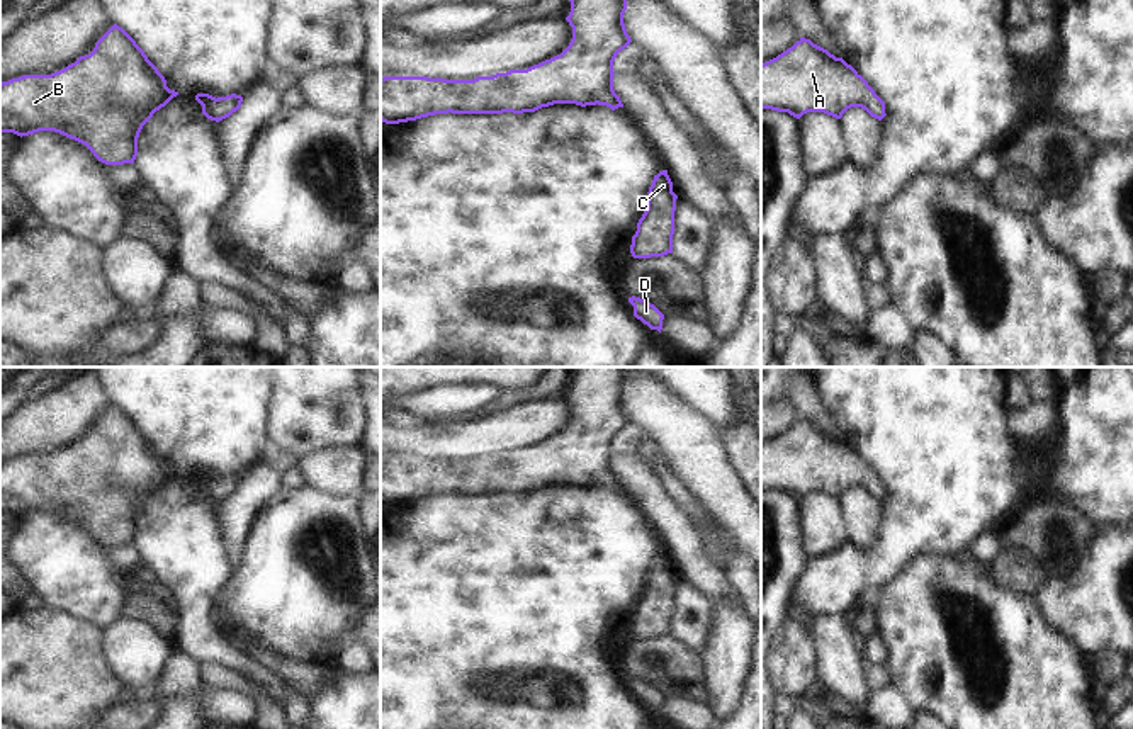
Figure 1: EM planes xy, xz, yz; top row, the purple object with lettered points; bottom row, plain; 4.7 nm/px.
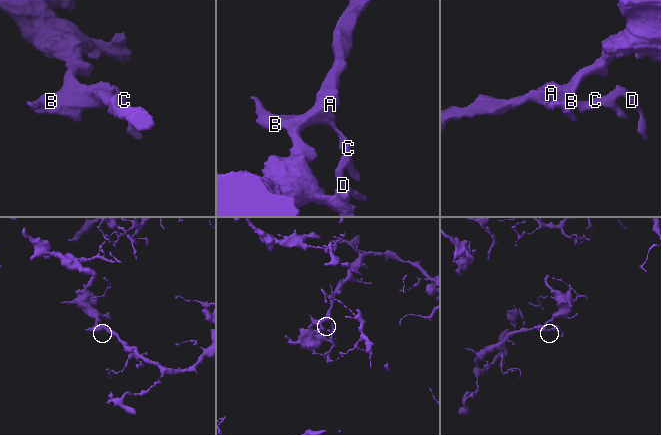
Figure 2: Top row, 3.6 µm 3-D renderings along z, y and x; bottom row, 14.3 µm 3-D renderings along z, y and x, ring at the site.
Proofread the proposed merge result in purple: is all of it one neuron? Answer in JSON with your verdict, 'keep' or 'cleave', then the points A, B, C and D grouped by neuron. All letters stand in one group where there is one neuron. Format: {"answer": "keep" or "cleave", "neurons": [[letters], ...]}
{"answer": "keep", "neurons": [["A", "B", "C", "D"]]}

